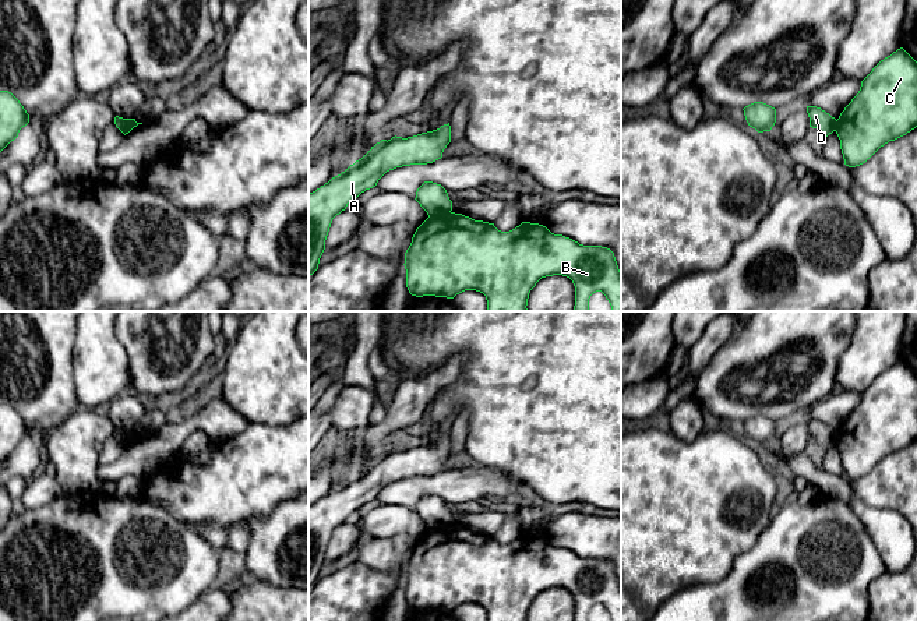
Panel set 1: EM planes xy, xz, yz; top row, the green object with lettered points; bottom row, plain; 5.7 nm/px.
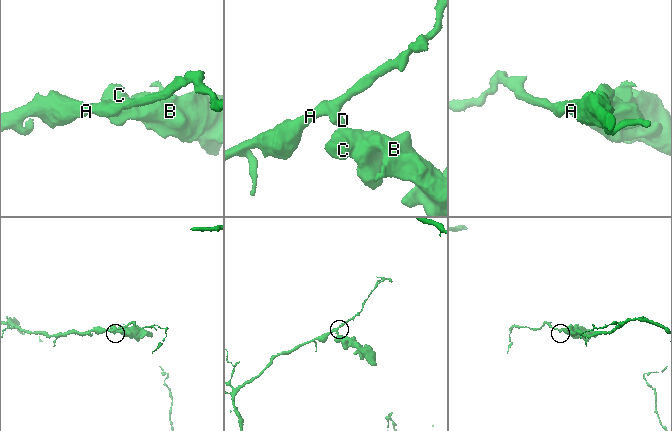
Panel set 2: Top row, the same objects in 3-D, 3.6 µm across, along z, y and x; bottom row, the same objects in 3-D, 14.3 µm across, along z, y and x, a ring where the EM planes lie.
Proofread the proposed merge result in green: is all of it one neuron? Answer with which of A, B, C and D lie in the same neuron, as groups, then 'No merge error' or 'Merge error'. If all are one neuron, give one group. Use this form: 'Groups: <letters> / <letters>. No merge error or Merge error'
Groups: A D / B C. Merge error

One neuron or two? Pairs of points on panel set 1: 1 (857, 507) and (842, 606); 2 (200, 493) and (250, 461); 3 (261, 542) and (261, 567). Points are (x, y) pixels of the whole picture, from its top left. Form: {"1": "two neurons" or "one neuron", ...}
{"1": "two neurons", "2": "one neuron", "3": "one neuron"}

